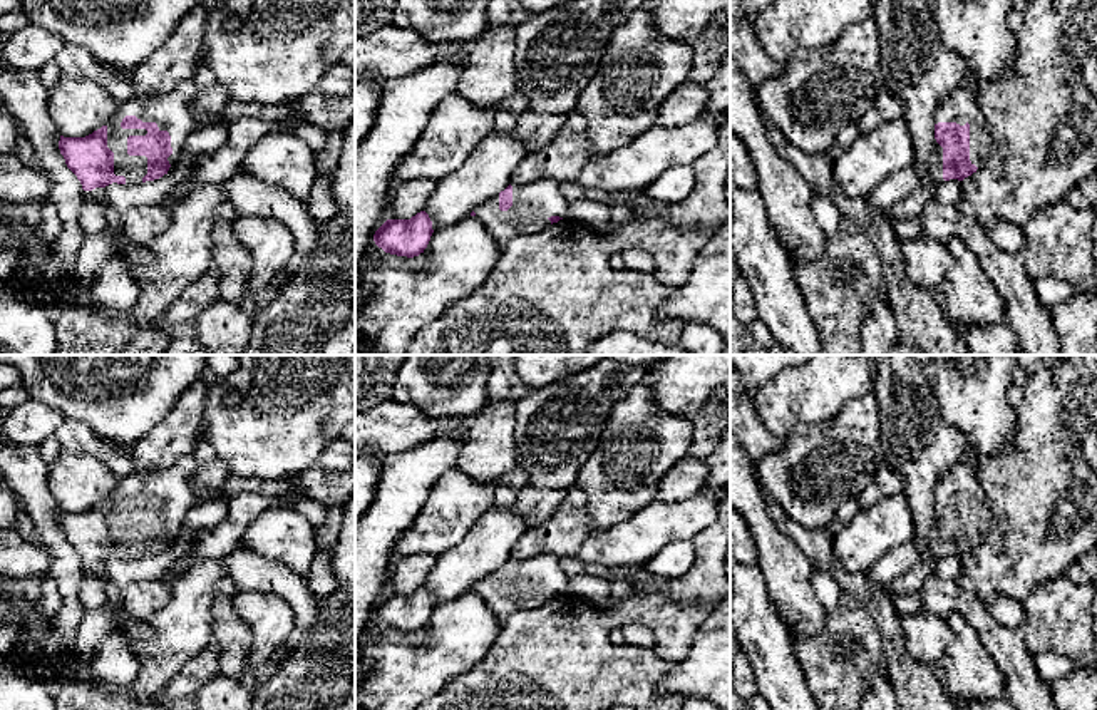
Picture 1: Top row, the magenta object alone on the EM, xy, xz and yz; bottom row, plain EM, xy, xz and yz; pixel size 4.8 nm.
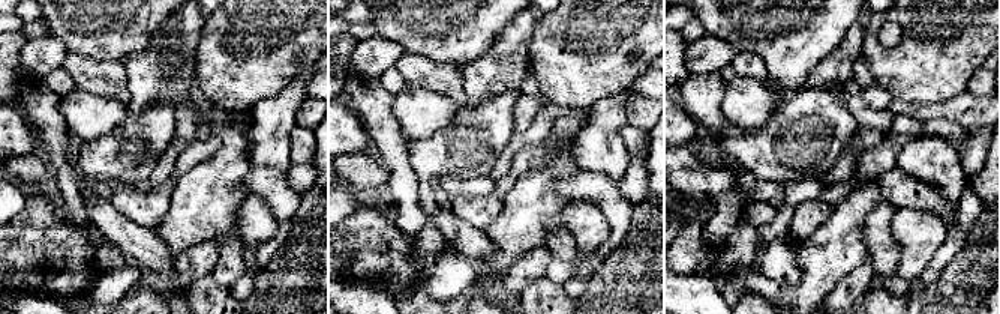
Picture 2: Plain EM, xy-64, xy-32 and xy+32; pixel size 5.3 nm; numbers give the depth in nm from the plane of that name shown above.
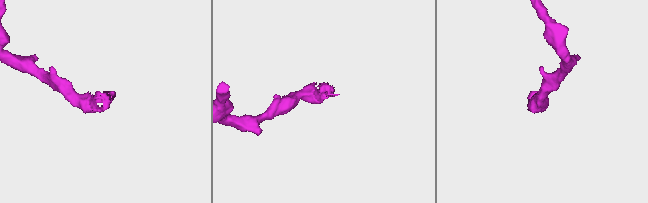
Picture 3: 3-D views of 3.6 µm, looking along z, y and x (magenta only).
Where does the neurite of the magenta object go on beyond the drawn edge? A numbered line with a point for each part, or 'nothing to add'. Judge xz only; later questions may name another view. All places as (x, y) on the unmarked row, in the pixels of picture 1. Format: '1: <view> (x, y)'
1: xz (535, 578)

